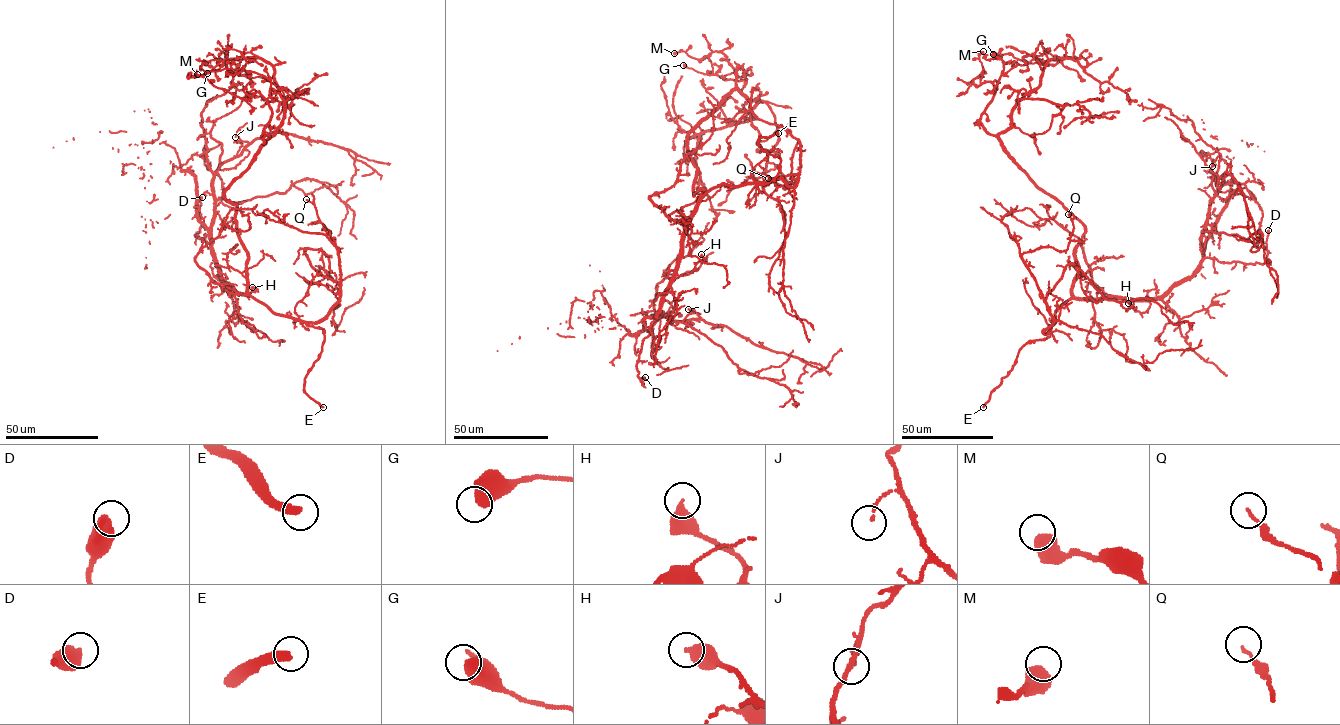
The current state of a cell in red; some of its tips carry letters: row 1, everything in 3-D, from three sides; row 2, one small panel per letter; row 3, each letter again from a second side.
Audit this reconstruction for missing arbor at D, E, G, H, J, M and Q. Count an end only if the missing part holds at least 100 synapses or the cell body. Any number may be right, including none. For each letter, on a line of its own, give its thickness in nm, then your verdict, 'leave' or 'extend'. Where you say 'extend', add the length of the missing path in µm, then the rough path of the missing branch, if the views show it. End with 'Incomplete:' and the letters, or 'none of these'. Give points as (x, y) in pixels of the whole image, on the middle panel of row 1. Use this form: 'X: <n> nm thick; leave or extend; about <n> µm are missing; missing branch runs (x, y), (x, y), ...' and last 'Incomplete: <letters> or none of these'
D: 550 nm thick; leave
E: 400 nm thick; extend; about 20 µm are missing; missing branch runs (778, 133), (791, 143), (801, 145)
G: 440 nm thick; leave
H: 550 nm thick; leave
J: 110 nm thick; leave
M: 650 nm thick; leave
Q: 120 nm thick; leave
Incomplete: E

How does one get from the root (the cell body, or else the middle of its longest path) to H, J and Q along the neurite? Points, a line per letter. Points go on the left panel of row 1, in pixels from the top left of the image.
H: (247, 277), (245, 293), (229, 286), (246, 296), (257, 288), (252, 287)
J: (247, 277), (244, 294), (224, 281), (212, 248), (214, 175), (221, 163), (237, 157), (248, 144), (235, 137)
Q: (247, 277), (250, 295), (279, 315), (316, 322), (333, 307), (339, 296), (338, 250), (315, 205), (306, 199)

